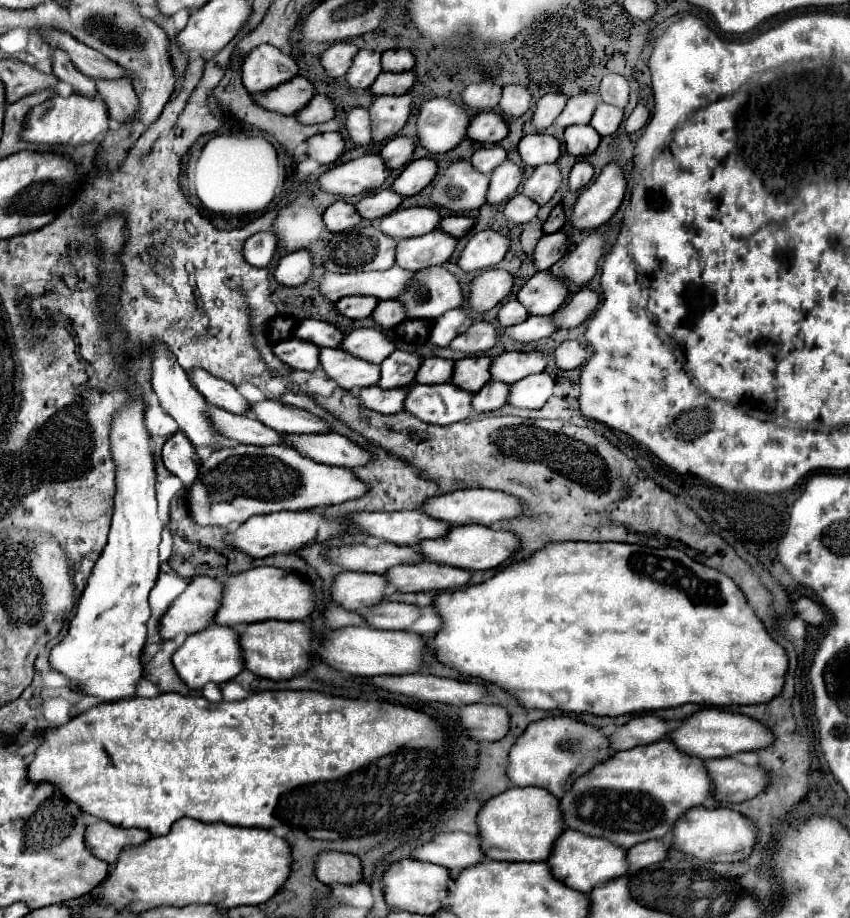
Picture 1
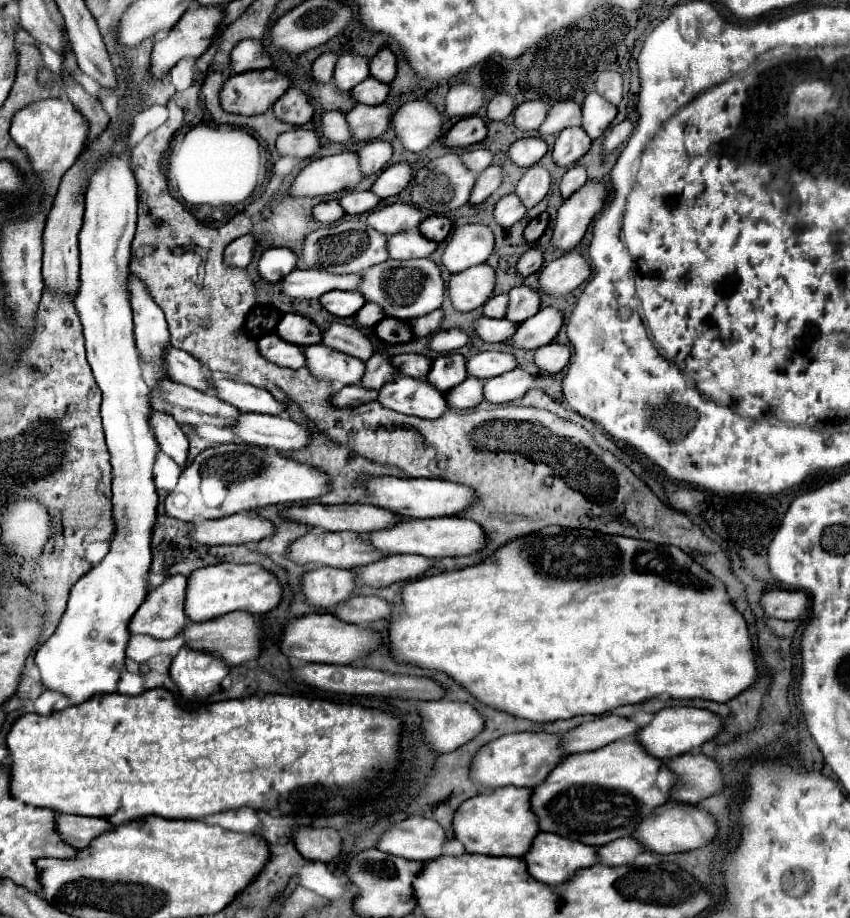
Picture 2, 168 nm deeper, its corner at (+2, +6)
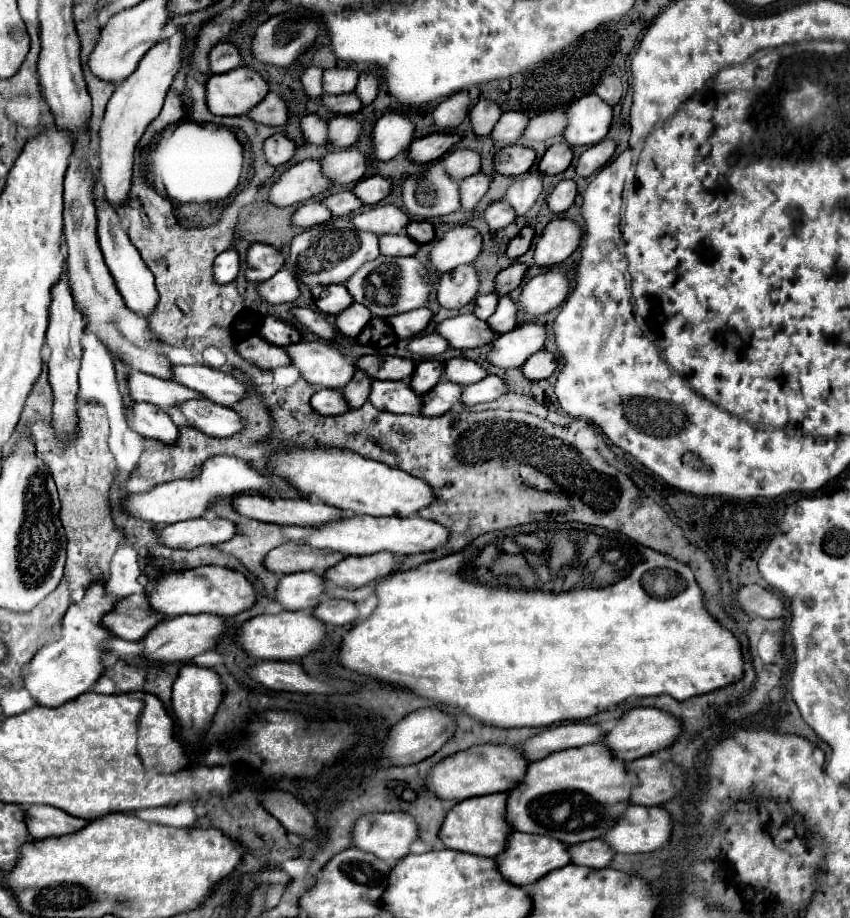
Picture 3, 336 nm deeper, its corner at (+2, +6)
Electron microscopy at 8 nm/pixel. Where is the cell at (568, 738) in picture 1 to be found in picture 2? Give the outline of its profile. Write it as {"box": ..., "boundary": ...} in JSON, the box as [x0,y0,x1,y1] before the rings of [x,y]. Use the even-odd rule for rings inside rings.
{"box":[470,731,568,789],"boundary":[[[524,731],[524,733],[512,733],[512,735],[504,735],[488,745],[484,745],[484,749],[480,749],[472,761],[472,769],[470,775],[474,779],[474,783],[482,785],[482,787],[506,787],[506,785],[514,785],[514,787],[530,787],[534,789],[536,785],[540,785],[544,781],[544,777],[548,777],[550,769],[554,769],[564,757],[568,757],[562,749],[560,749],[560,737],[540,731]]]}

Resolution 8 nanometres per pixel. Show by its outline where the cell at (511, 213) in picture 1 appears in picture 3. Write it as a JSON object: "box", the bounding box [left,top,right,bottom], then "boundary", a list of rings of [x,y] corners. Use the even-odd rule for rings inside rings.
{"box":[484,201,516,231],"boundary":[[[496,201],[492,203],[486,211],[484,211],[484,221],[488,223],[488,227],[492,231],[498,231],[498,229],[504,229],[508,223],[512,223],[516,219],[516,213],[514,209],[506,203],[506,201]]]}

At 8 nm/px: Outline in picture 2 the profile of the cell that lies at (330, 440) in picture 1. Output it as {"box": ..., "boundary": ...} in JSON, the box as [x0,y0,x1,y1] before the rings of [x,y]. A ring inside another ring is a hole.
{"box":[232,413,312,451],"boundary":[[[242,413],[232,433],[244,441],[262,447],[272,447],[278,451],[300,451],[312,441],[308,427],[298,425],[292,419],[282,419],[262,413]]]}

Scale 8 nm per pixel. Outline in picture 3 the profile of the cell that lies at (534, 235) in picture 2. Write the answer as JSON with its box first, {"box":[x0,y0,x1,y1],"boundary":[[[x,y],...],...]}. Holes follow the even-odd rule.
{"box":[506,227,534,261],"boundary":[[[524,227],[524,229],[522,229],[522,231],[508,243],[506,257],[514,261],[514,259],[518,259],[520,255],[524,255],[524,253],[528,251],[532,239],[534,239],[534,231],[532,231],[532,227]]]}

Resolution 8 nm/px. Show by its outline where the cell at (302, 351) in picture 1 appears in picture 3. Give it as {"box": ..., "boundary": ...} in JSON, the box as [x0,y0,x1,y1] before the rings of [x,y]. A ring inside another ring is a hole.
{"box":[236,337,290,369],"boundary":[[[248,337],[240,343],[236,343],[236,353],[250,361],[252,365],[256,365],[258,369],[276,369],[280,365],[288,365],[290,357],[288,353],[278,347],[278,345],[270,345],[268,341],[260,339],[260,337]]]}

